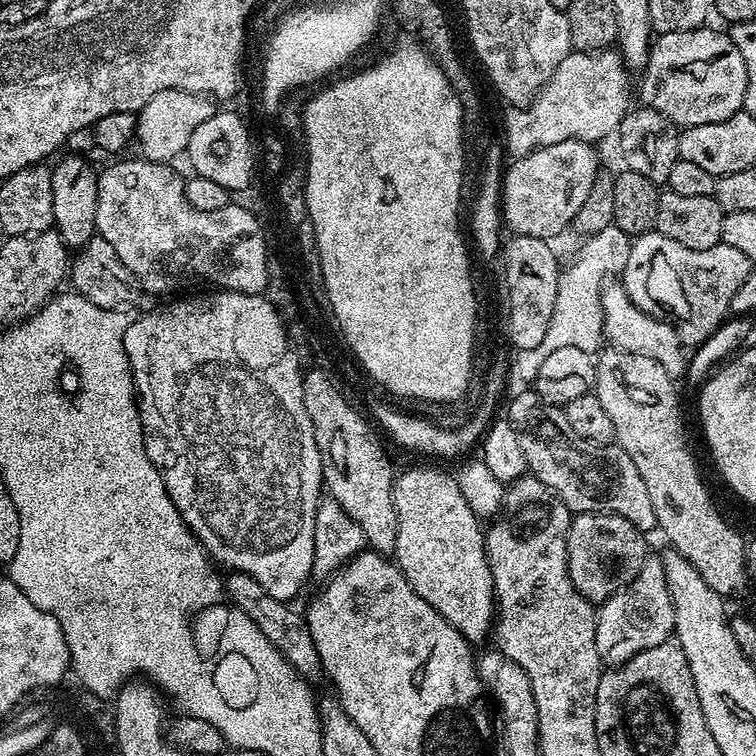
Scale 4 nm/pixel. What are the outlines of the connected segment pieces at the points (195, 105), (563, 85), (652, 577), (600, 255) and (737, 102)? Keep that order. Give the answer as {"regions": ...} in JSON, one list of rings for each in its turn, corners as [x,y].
{"regions":[[[[177,88],[158,90],[134,120],[134,144],[140,147],[139,155],[156,164],[175,161],[175,156],[183,157],[188,150],[190,134],[209,118],[208,100],[207,95]]],[[[604,49],[601,52],[577,52],[572,51],[568,53],[566,58],[559,63],[558,69],[555,71],[555,74],[551,76],[551,78],[540,88],[540,95],[544,96],[544,100],[540,100],[540,98],[535,94],[532,100],[529,101],[529,104],[524,108],[514,108],[509,112],[510,118],[512,122],[507,126],[505,125],[504,132],[505,135],[508,134],[508,142],[506,141],[506,152],[507,155],[511,159],[520,159],[522,157],[526,157],[532,150],[536,148],[545,148],[548,145],[553,145],[557,142],[564,142],[570,140],[582,140],[591,144],[598,143],[598,140],[604,139],[606,136],[612,135],[619,129],[620,122],[625,114],[630,110],[630,82],[628,80],[629,71],[627,65],[624,63],[624,60],[621,59],[619,51],[615,49]]],[[[649,557],[628,588],[605,600],[597,611],[595,645],[600,661],[610,668],[619,667],[630,656],[664,644],[673,635],[675,625],[673,600],[665,578],[664,563],[659,557]]],[[[615,224],[606,226],[604,230],[594,233],[583,241],[584,245],[576,252],[576,257],[560,273],[558,282],[558,298],[554,302],[554,314],[550,314],[550,326],[546,330],[546,338],[534,346],[534,350],[526,350],[514,364],[514,376],[524,380],[533,375],[536,367],[554,350],[562,350],[566,346],[574,346],[577,350],[586,350],[596,354],[605,343],[603,330],[603,292],[606,289],[604,279],[608,272],[623,273],[626,261],[630,259],[632,240],[629,235],[616,228]]],[[[712,26],[687,28],[685,32],[665,31],[665,36],[657,35],[648,58],[648,66],[643,71],[644,81],[640,84],[639,103],[645,108],[658,110],[671,124],[681,129],[702,126],[710,122],[722,122],[741,111],[746,98],[748,71],[742,58],[742,50],[732,41],[726,31],[715,32]]]]}

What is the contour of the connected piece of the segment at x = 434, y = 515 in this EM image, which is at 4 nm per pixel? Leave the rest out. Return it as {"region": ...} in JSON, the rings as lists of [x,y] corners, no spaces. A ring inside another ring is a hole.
{"region":[[[408,468],[404,473],[395,477],[392,493],[394,494],[394,506],[396,507],[396,517],[398,518],[398,538],[396,539],[396,550],[394,553],[394,563],[400,572],[410,582],[410,586],[428,605],[432,607],[438,614],[442,614],[442,618],[446,618],[446,622],[450,622],[450,626],[454,626],[459,630],[461,636],[469,642],[475,640],[489,639],[490,633],[494,628],[494,585],[492,582],[492,571],[488,565],[488,555],[484,549],[484,532],[480,524],[481,517],[474,514],[474,510],[470,510],[470,506],[466,506],[466,498],[462,498],[462,490],[458,490],[458,482],[455,475],[451,471],[443,472],[440,468]]]}

